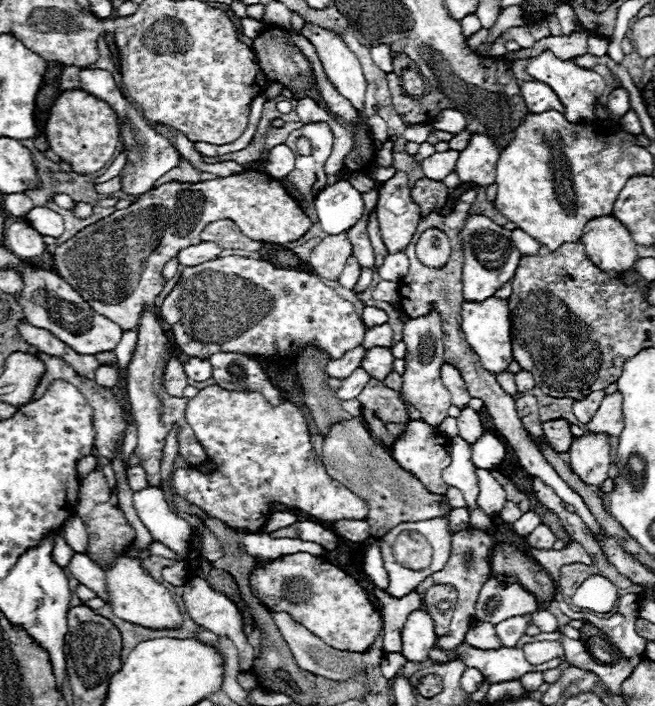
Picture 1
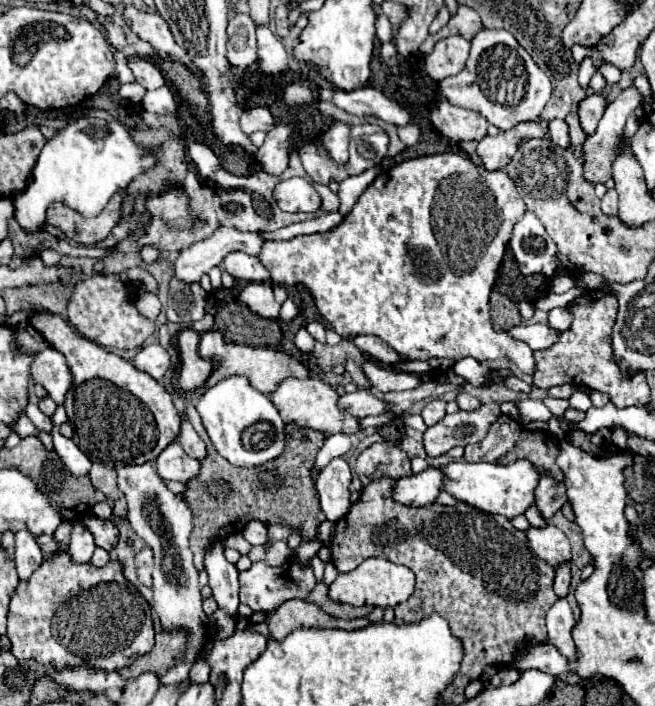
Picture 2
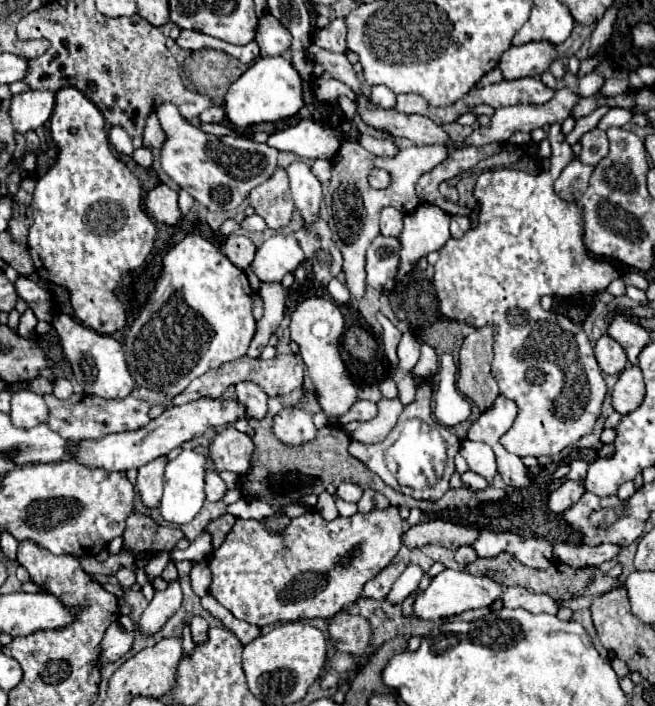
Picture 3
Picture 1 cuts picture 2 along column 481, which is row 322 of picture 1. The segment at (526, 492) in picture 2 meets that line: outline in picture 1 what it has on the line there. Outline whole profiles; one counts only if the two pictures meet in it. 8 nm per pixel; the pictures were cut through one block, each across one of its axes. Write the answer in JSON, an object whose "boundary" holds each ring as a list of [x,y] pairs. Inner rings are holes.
{"boundary":[[[486,298],[484,302],[464,302],[462,304],[462,332],[478,354],[484,370],[492,374],[506,372],[512,362],[512,342],[510,342],[510,318],[508,318],[508,302],[498,298]]]}

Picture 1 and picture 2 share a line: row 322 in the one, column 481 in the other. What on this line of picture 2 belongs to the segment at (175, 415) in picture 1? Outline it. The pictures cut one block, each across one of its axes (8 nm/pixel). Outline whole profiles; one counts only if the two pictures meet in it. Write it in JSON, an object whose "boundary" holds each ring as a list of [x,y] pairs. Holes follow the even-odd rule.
{"boundary":[[[522,122],[512,130],[500,132],[498,136],[486,136],[478,144],[478,156],[486,170],[502,170],[518,150],[518,146],[530,138],[544,138],[548,134],[548,122]]]}

